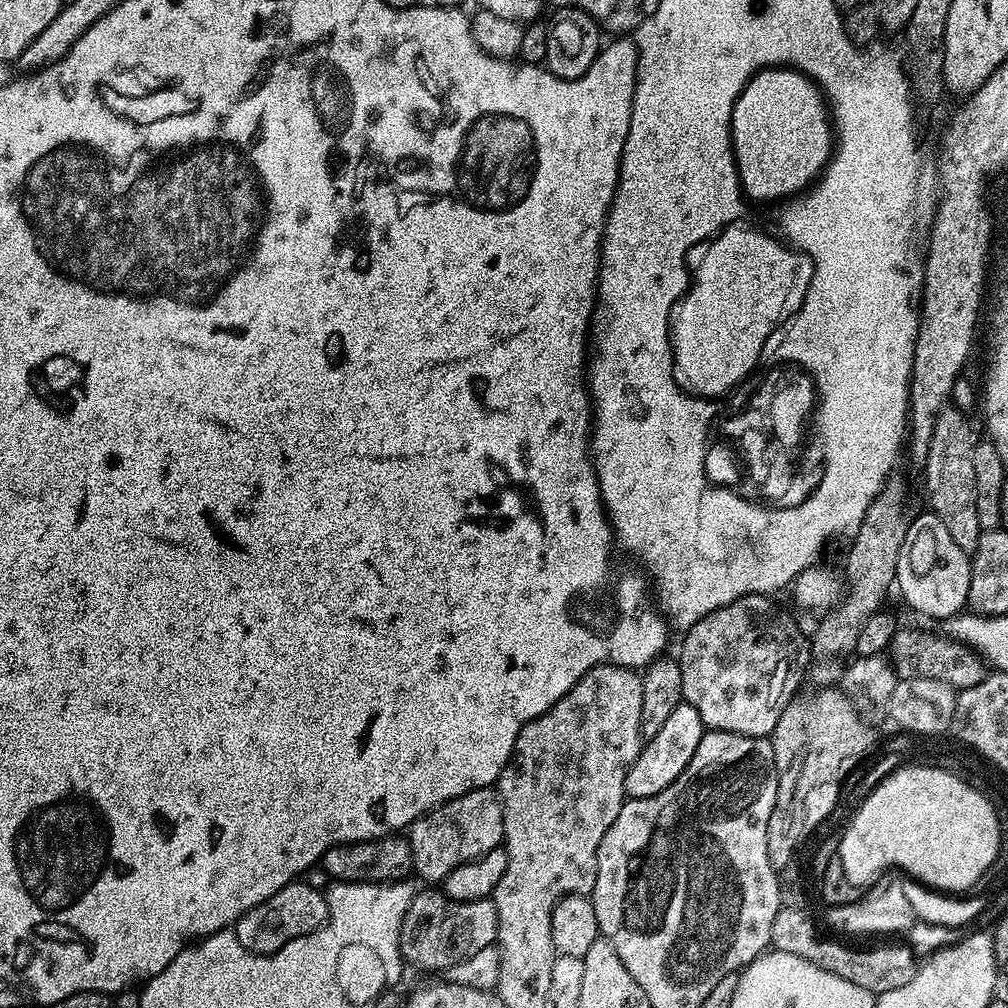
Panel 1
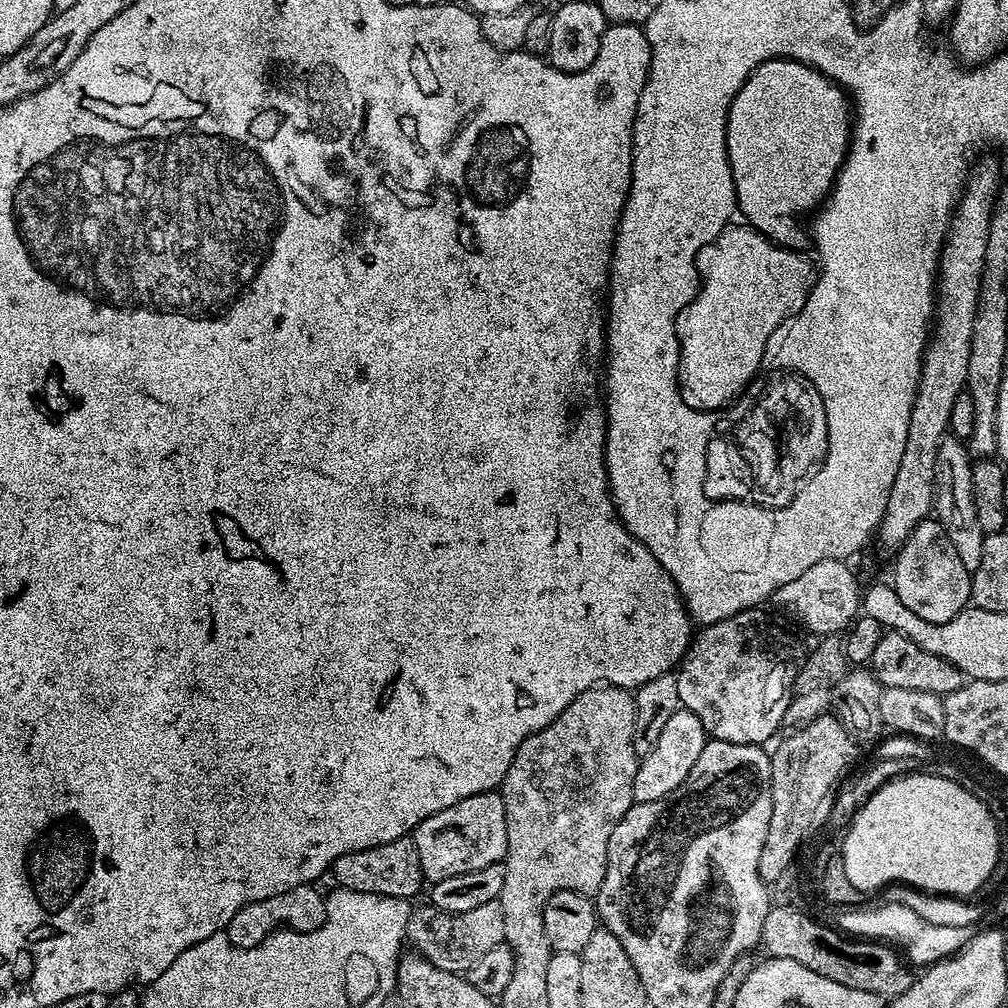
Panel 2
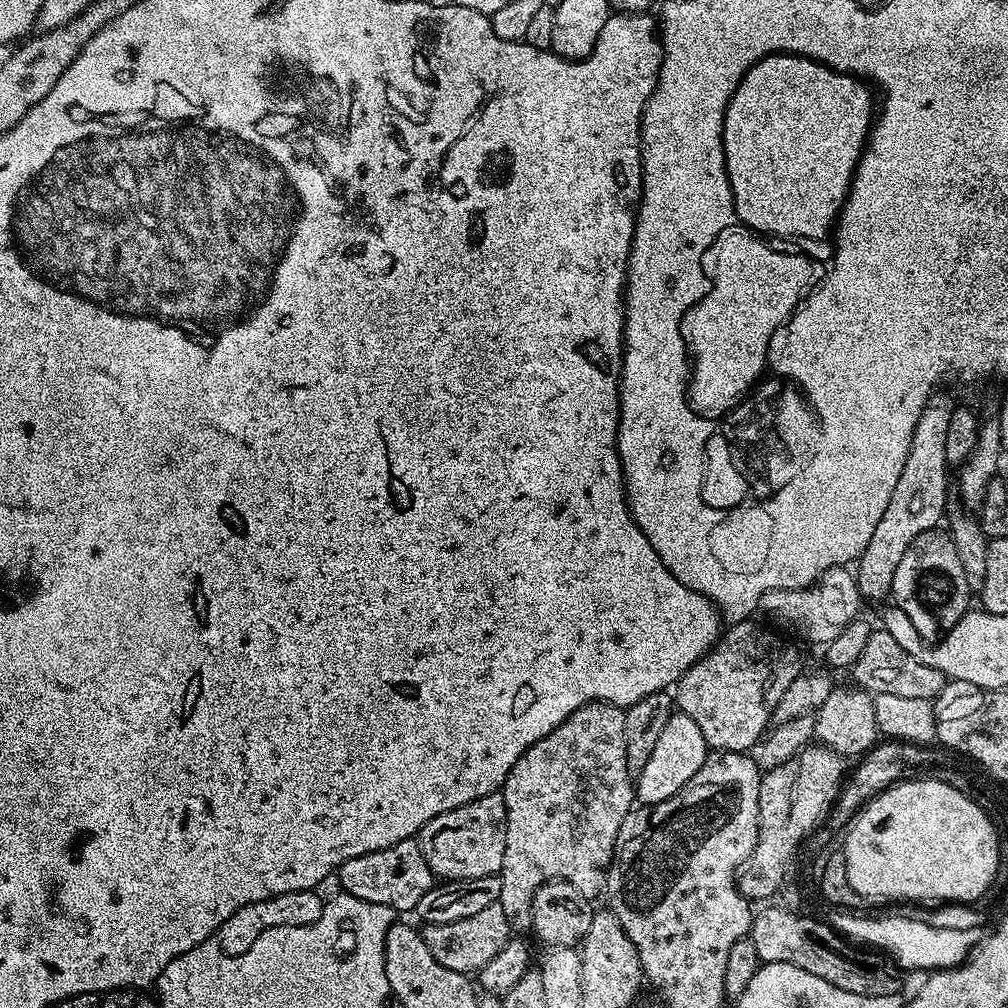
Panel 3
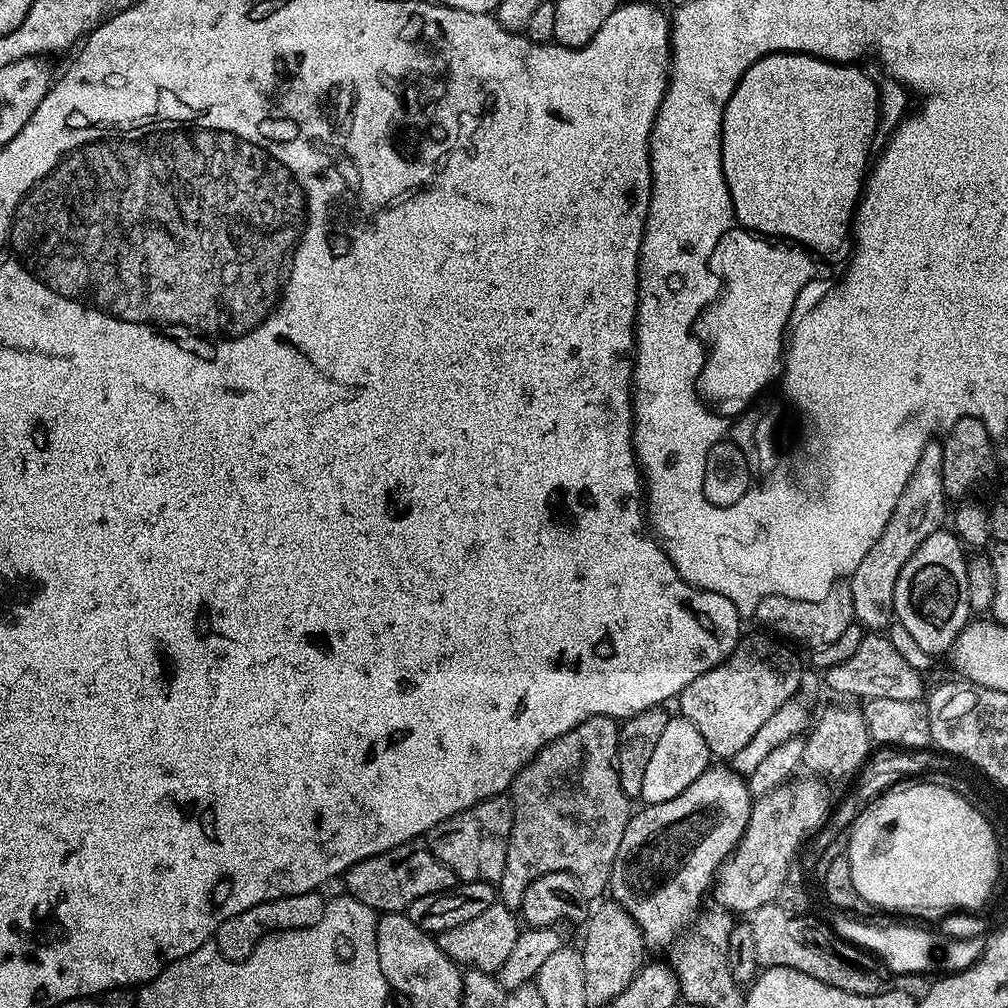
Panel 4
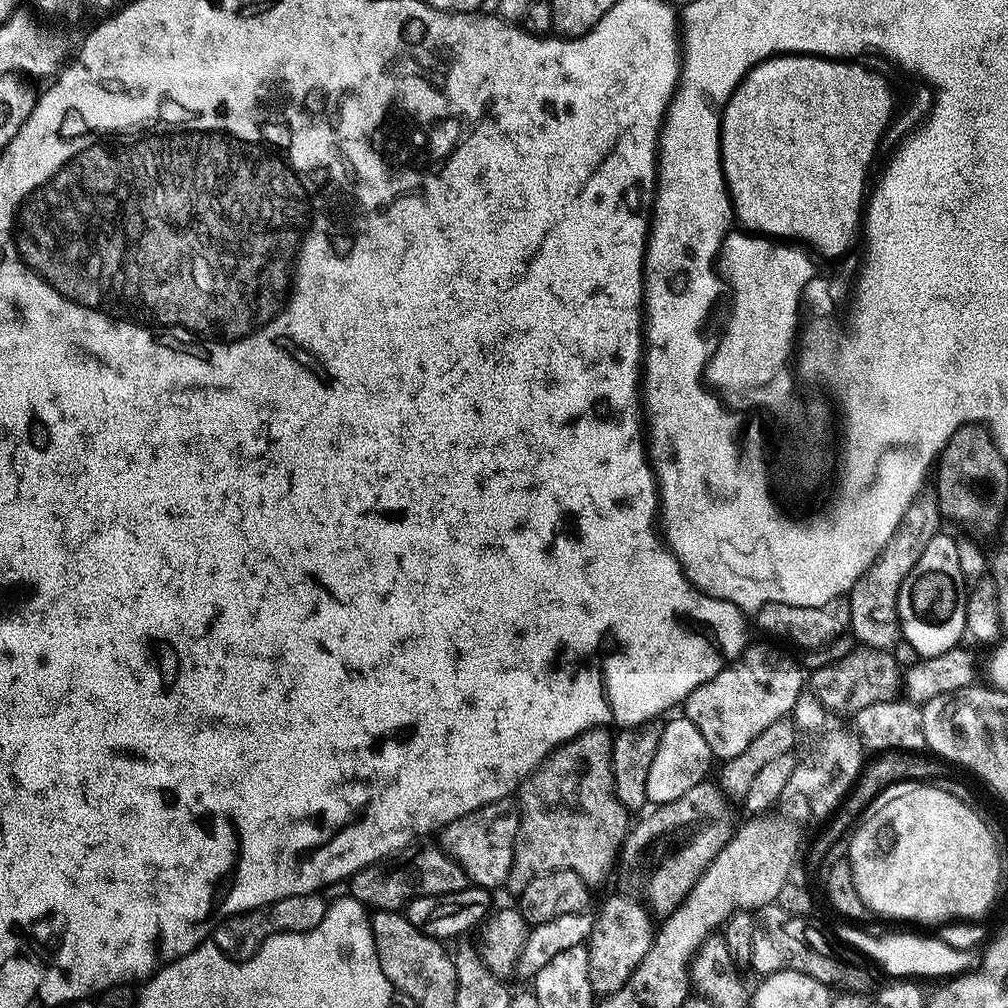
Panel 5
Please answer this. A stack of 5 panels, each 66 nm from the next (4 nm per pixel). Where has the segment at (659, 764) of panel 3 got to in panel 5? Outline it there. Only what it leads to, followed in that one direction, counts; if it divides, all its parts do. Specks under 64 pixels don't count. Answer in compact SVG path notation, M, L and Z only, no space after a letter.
M680 714L677 720L667 721L662 730L662 742L658 742L658 750L654 754L654 762L650 762L650 774L646 774L646 794L648 795L648 804L659 806L669 804L686 790L694 790L694 786L705 783L708 771L714 768L714 757L710 746L706 746L706 738L690 722L688 717Z

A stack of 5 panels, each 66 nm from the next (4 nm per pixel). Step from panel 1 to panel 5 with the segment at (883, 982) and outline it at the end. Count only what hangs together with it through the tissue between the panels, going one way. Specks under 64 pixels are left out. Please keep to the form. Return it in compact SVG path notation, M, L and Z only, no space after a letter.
M776 903L754 912L754 944L752 946L751 971L767 974L794 970L798 974L806 974L827 988L835 988L838 992L853 994L872 994L877 991L876 974L878 968L868 957L856 949L841 943L835 935L827 936L819 923L800 916L791 916Z

